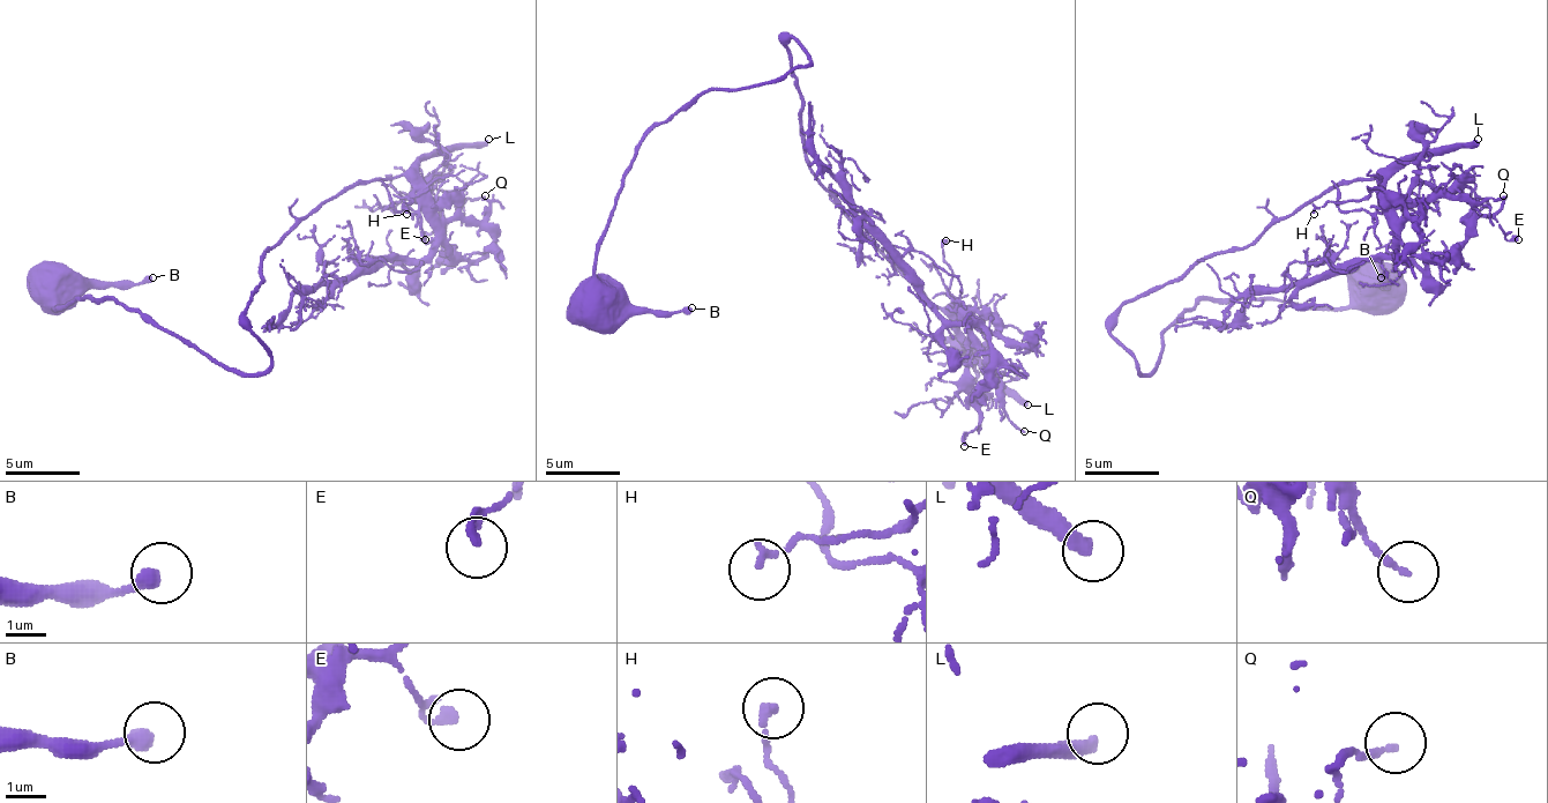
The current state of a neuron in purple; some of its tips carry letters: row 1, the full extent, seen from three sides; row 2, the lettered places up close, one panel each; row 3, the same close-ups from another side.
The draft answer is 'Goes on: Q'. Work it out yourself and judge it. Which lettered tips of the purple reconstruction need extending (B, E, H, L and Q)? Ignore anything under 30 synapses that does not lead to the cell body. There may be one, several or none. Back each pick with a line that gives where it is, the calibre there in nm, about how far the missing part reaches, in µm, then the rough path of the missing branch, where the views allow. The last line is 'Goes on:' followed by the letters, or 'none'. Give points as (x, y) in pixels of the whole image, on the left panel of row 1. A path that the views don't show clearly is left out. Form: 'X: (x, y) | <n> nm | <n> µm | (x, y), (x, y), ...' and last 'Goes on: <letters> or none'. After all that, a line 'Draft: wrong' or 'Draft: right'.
L: (488, 139) | 360 nm | 190 µm
Goes on: L
Draft: wrong

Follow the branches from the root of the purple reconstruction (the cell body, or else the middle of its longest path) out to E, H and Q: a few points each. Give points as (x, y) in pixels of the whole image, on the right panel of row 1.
E: (1384, 292), (1202, 299), (1149, 374), (1112, 333), (1354, 180), (1399, 202), (1459, 187), (1518, 239)
H: (1384, 292), (1384, 306), (1202, 299), (1138, 370), (1112, 333), (1127, 303), (1381, 176), (1314, 214)
Q: (1384, 292), (1202, 299), (1149, 374), (1112, 333), (1339, 184), (1503, 195)

